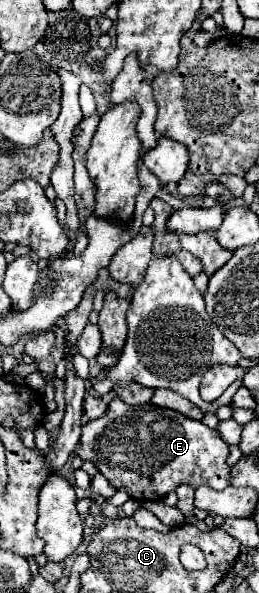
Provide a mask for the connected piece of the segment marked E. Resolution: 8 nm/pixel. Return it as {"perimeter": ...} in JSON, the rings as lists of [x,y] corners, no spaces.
{"perimeter":[[[113,398],[109,402],[107,412],[101,418],[89,420],[83,426],[79,456],[83,460],[91,460],[115,490],[123,490],[133,500],[141,502],[159,500],[169,492],[173,492],[179,484],[191,484],[193,488],[207,484],[215,490],[221,490],[229,486],[229,476],[231,476],[231,466],[227,464],[229,444],[217,434],[217,430],[205,426],[201,420],[189,420],[181,414],[165,416],[163,410],[157,410],[151,404],[129,406],[121,398]]]}

